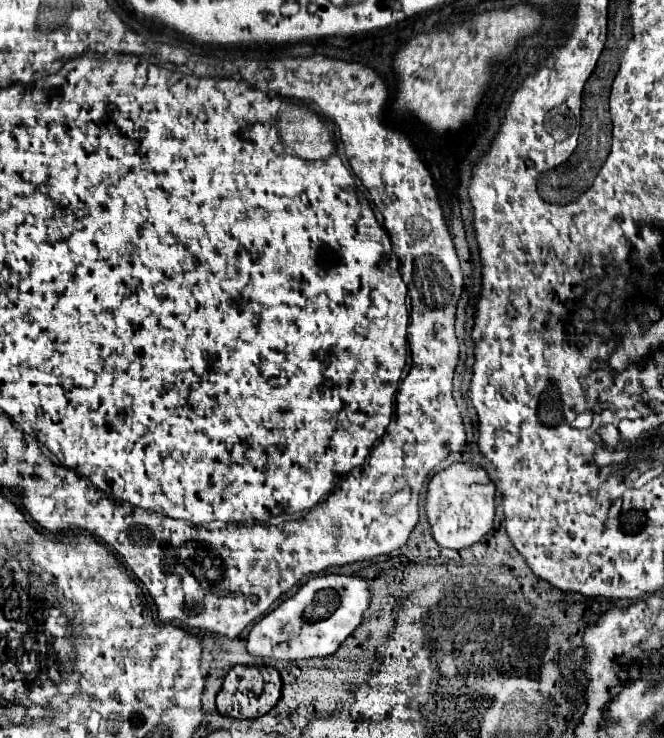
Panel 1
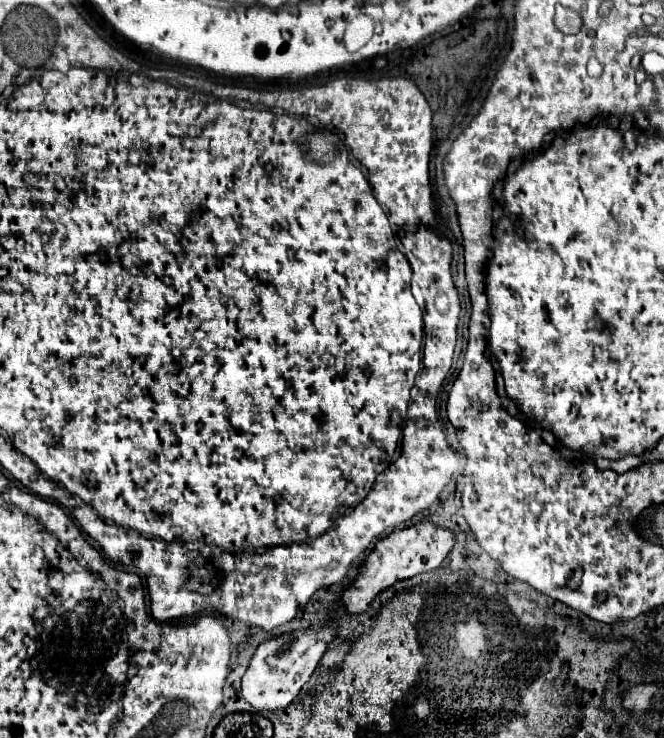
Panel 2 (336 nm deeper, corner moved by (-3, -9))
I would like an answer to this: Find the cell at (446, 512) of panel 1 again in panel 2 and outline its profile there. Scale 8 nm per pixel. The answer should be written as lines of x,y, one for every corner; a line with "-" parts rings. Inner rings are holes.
423,519
411,527
405,527
405,529
395,529
389,537
381,539
375,545
373,553
367,557
367,563
359,569
357,579
343,591
341,599
347,607
347,611
349,613
363,613
367,609
367,605
373,601
373,597
379,591
391,587
395,581
409,579
419,573
437,569
455,545
457,545
457,539
455,539
453,529
439,527
427,519

